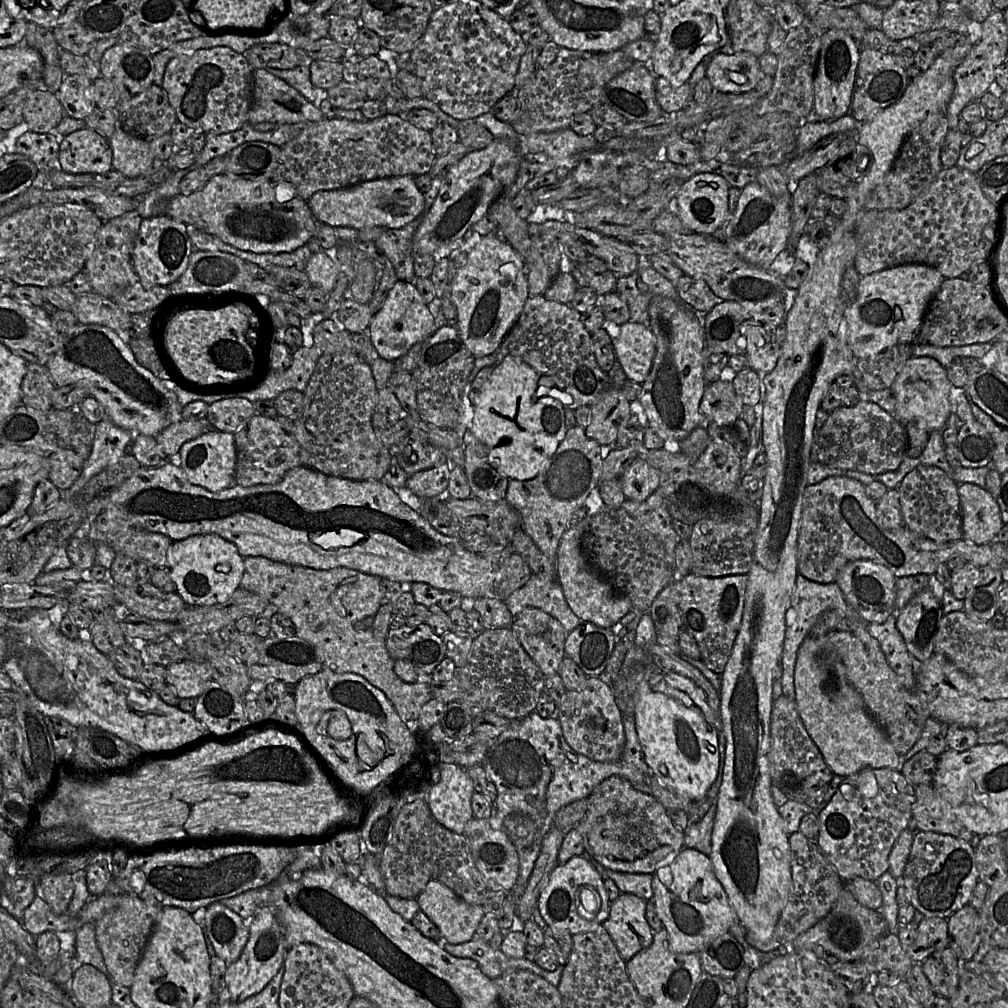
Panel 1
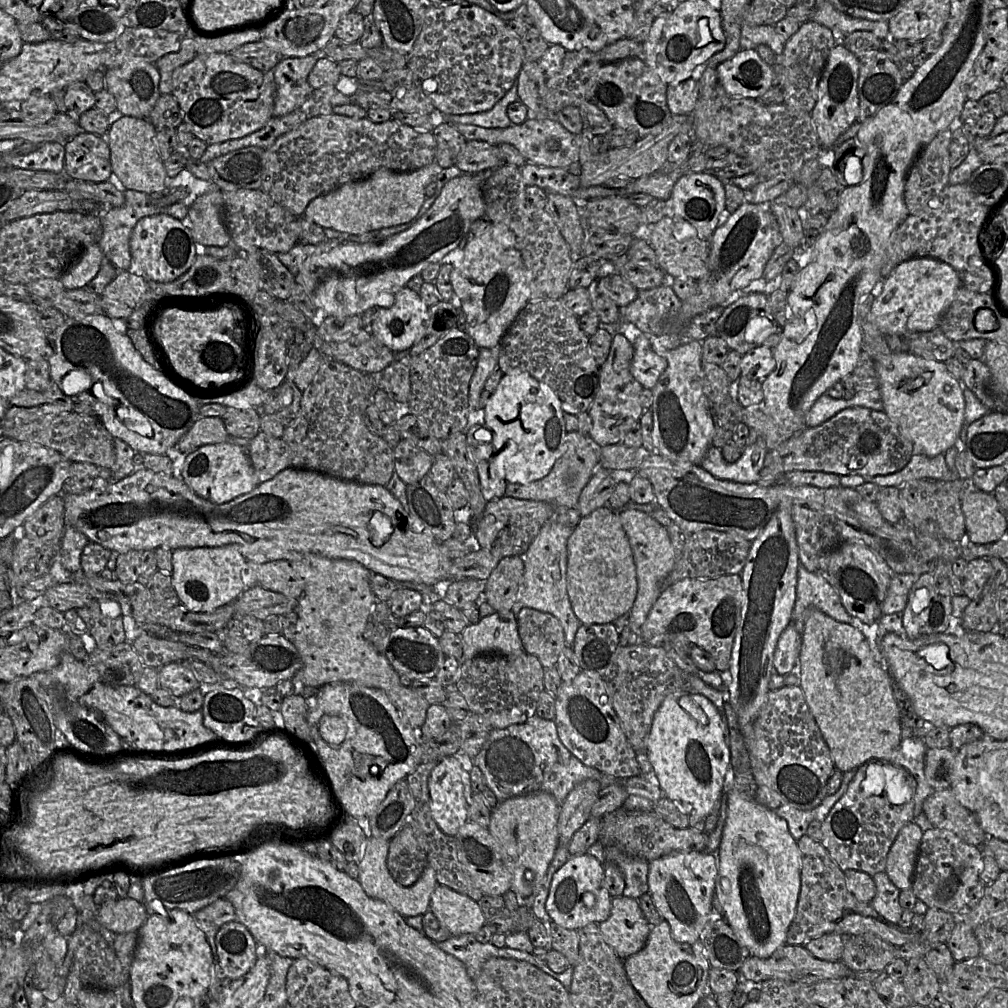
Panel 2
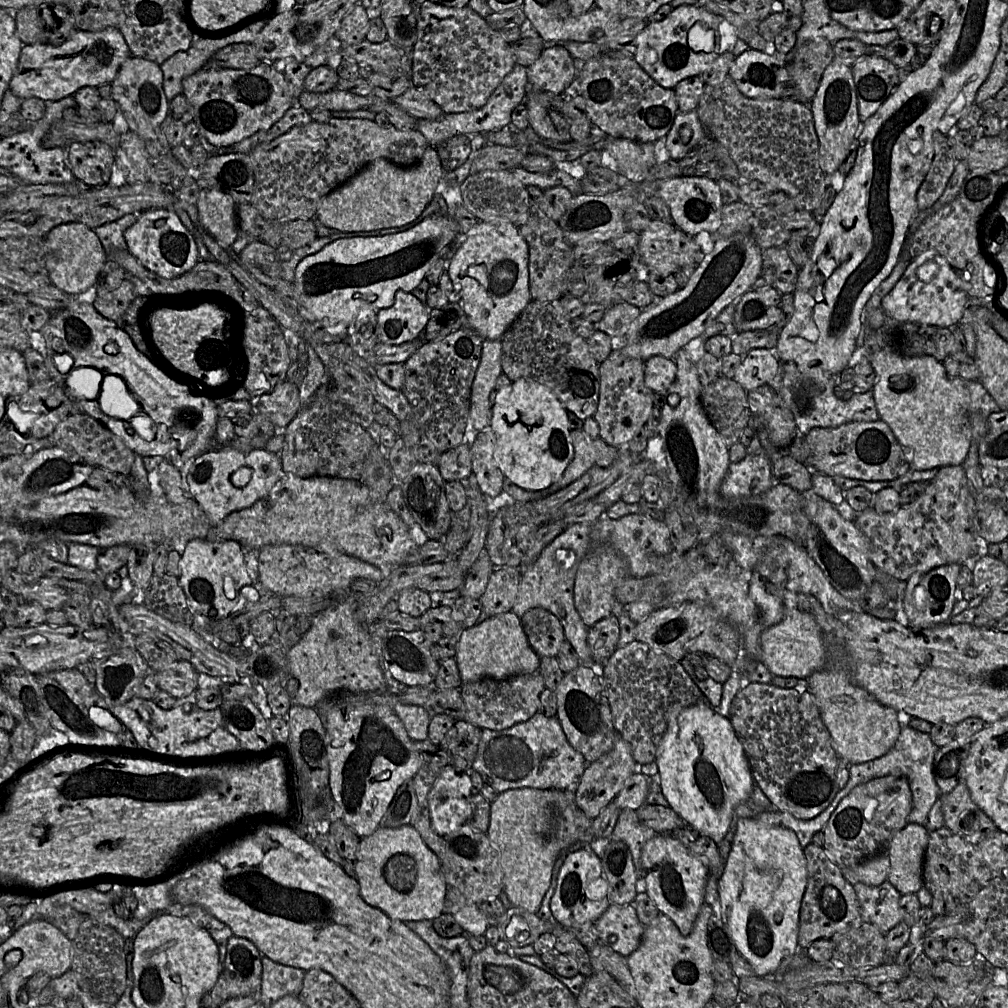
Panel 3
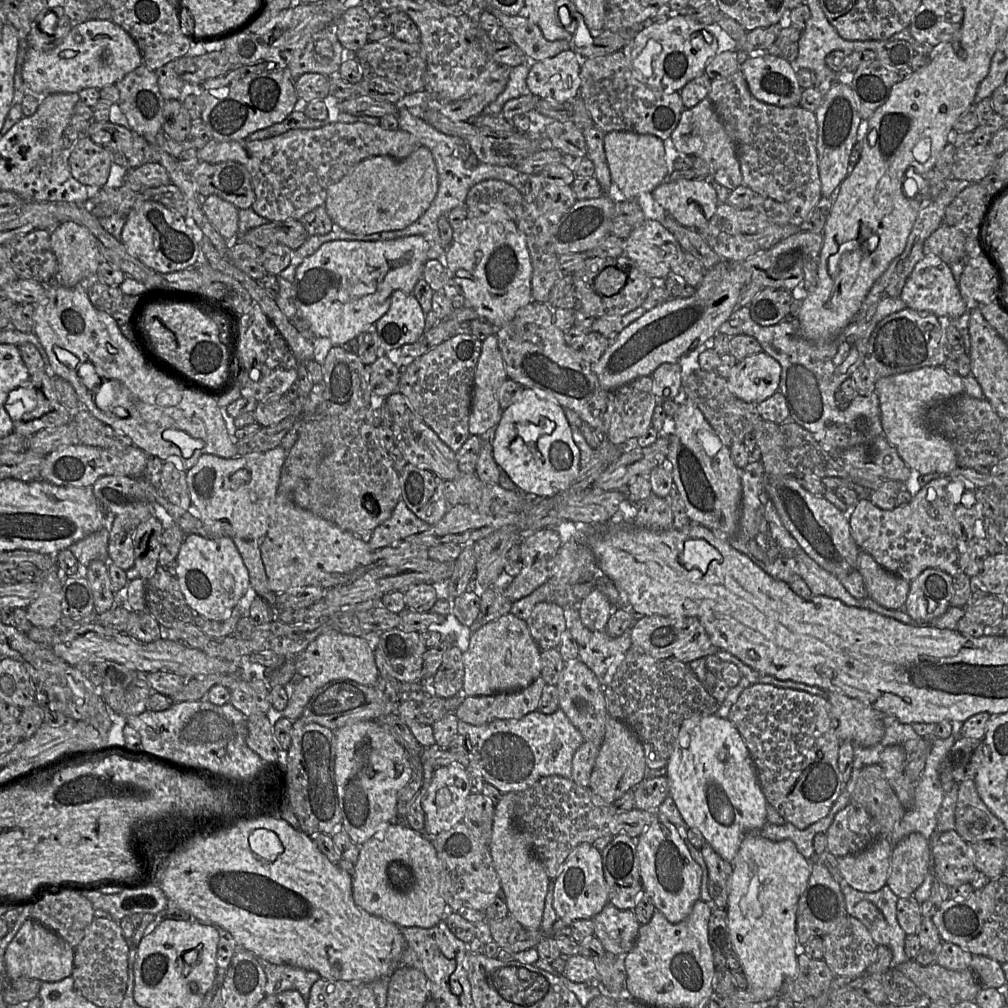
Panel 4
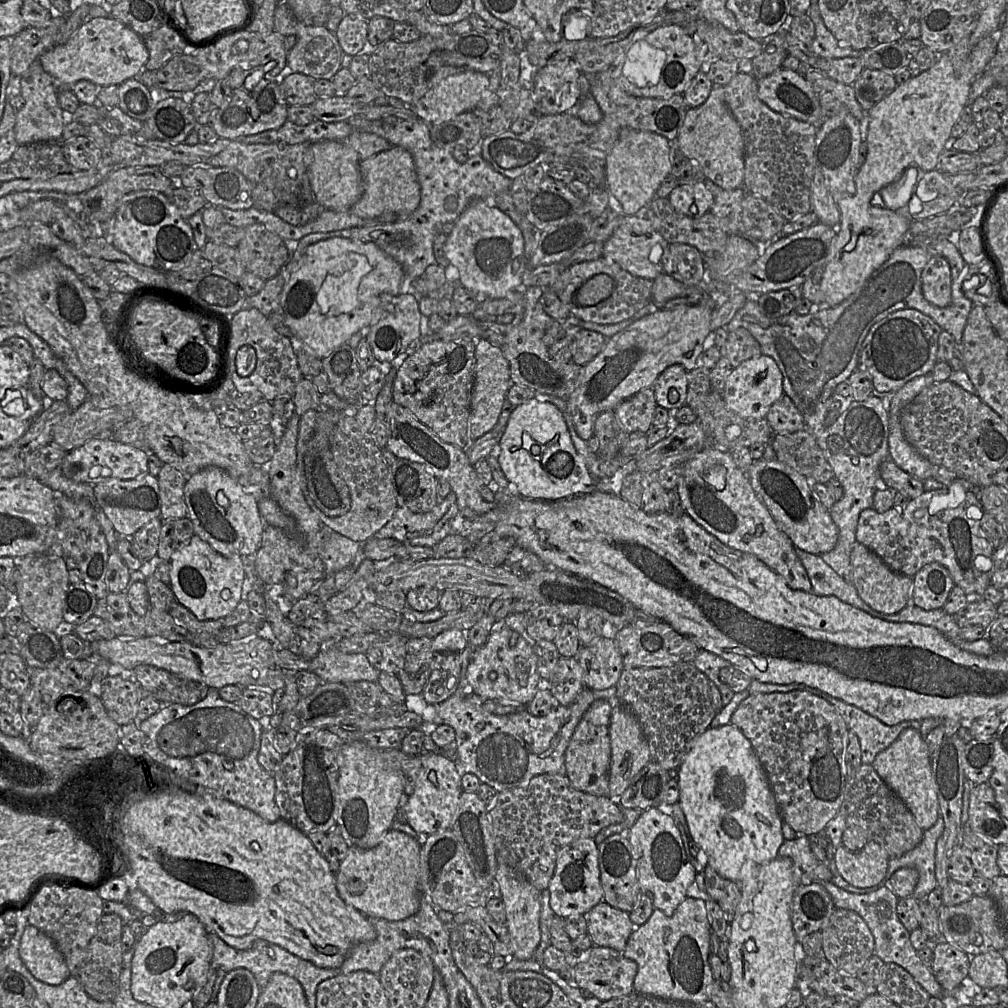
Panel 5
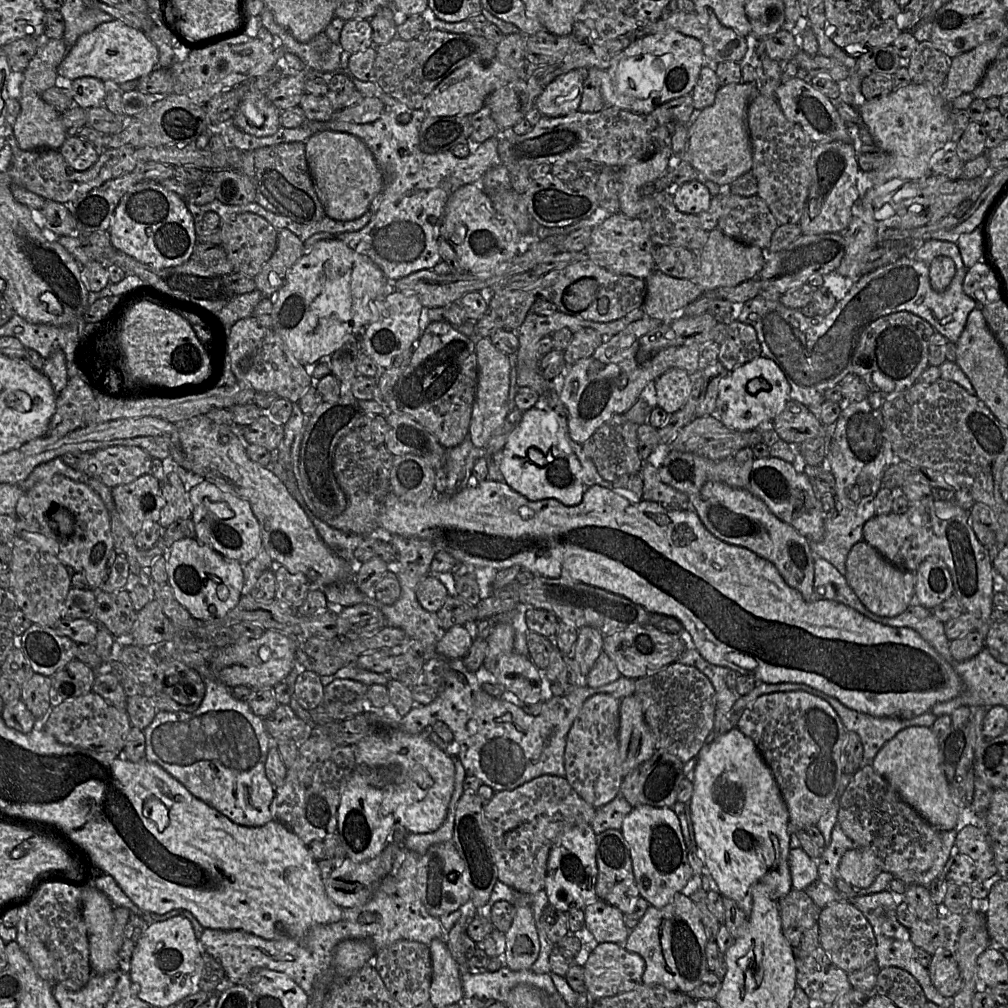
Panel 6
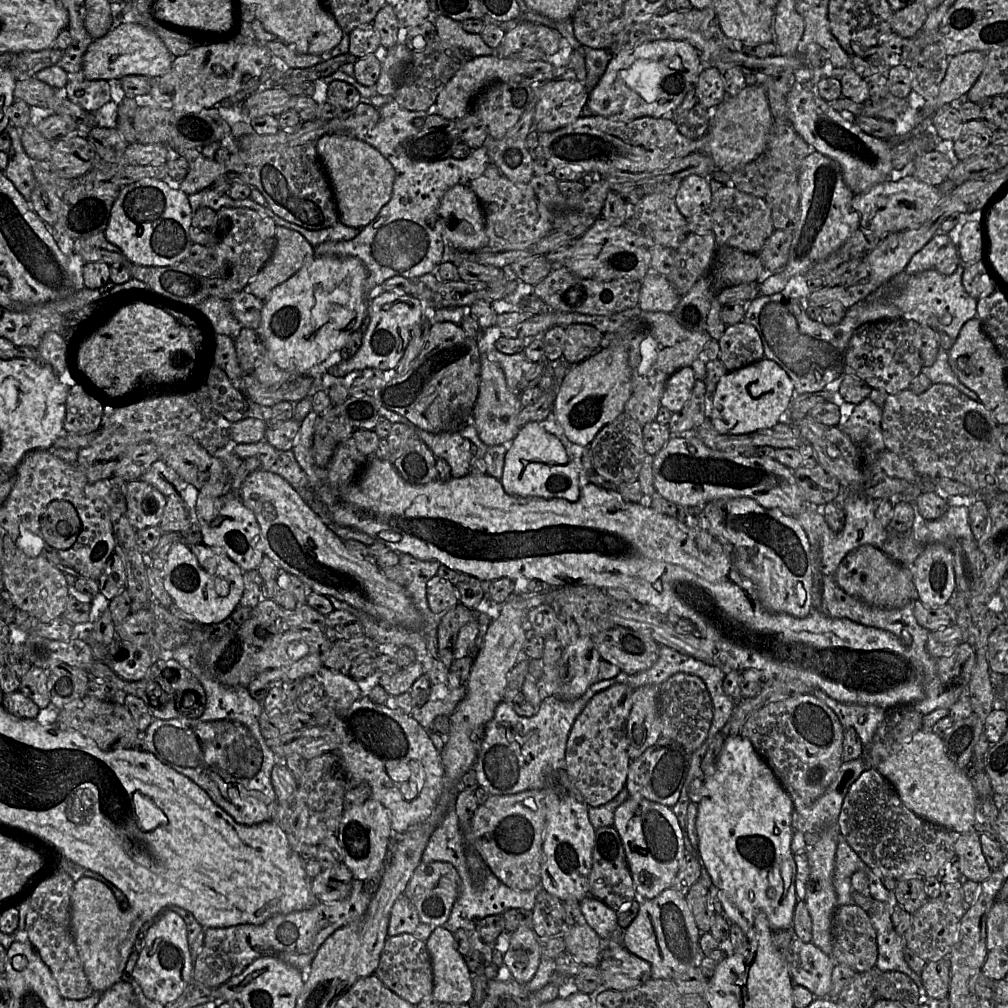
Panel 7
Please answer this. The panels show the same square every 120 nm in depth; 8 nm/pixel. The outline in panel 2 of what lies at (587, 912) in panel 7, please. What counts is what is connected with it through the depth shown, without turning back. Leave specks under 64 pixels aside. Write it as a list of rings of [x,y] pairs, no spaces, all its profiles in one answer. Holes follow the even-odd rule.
[[[625,895],[612,898],[610,916],[598,925],[606,943],[622,960],[645,946],[651,930],[638,900]]]

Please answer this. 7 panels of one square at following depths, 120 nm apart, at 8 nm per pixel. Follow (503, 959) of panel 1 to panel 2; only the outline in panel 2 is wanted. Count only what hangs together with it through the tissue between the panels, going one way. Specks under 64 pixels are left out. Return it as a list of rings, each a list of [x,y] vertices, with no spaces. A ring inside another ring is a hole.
[[[473,934],[451,936],[446,941],[435,943],[444,952],[459,959],[465,965],[468,976],[473,981],[478,978],[485,961],[493,957],[500,957],[528,962],[558,980],[567,990],[569,990],[572,982],[574,971],[572,966],[568,966],[562,973],[556,973],[545,962],[538,960],[532,953],[508,947],[498,948],[492,945],[491,942],[481,943]]]

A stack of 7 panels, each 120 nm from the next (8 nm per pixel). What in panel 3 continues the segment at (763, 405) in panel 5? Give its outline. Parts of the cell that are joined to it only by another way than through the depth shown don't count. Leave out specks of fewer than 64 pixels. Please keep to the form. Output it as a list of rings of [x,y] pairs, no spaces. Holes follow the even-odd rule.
[[[765,348],[750,350],[742,359],[733,380],[747,392],[768,385],[780,372],[781,361]]]

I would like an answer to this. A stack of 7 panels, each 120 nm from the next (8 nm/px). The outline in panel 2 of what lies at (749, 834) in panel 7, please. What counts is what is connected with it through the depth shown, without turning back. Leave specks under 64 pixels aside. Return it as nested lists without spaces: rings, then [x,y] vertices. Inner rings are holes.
[[[684,690],[667,695],[654,715],[646,754],[664,796],[678,805],[684,813],[706,818],[713,810],[719,810],[725,776],[731,765],[731,754],[721,714],[710,700]]]

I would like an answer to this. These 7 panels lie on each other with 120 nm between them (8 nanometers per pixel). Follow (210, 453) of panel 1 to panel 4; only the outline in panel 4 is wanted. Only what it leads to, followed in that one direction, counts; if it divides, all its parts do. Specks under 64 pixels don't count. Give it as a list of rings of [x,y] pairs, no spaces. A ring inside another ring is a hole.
[[[279,445],[271,450],[265,452],[253,452],[245,455],[238,455],[233,458],[222,458],[212,454],[203,454],[199,457],[195,465],[186,471],[186,482],[188,491],[190,494],[190,501],[193,504],[200,515],[200,519],[205,525],[205,527],[214,535],[214,536],[227,536],[227,537],[238,537],[247,541],[259,541],[264,540],[268,526],[269,526],[269,507],[277,494],[278,486],[280,483],[281,475],[283,472],[283,466],[286,458],[286,451]]]

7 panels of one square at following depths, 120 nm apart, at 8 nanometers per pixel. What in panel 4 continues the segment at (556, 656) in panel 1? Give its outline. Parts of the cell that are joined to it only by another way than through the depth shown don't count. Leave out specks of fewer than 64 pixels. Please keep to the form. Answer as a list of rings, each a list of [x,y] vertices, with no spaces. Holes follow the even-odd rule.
[[[551,602],[536,604],[525,622],[541,650],[558,648],[567,629],[564,609]]]

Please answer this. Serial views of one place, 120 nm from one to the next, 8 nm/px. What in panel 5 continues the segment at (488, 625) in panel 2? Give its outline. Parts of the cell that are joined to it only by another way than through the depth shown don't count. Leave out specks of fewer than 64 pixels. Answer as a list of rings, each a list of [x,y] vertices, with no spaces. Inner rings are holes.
[[[505,620],[496,621],[486,643],[474,651],[467,667],[466,679],[474,693],[484,700],[527,706],[542,682],[533,642],[506,626]]]

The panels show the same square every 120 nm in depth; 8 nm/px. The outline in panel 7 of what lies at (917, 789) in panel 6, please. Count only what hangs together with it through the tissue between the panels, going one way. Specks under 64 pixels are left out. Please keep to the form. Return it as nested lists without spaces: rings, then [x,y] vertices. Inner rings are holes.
[[[932,729],[915,732],[876,769],[890,782],[903,804],[919,817],[954,835],[975,831],[976,793],[972,780],[948,757],[943,738]]]

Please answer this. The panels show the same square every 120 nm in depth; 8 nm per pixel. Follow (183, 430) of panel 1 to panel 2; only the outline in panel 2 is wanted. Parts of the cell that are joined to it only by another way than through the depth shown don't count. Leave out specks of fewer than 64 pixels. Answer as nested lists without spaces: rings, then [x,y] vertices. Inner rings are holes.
[[[201,417],[175,447],[181,453],[189,454],[203,445],[223,443],[229,439],[230,436],[221,417]]]

